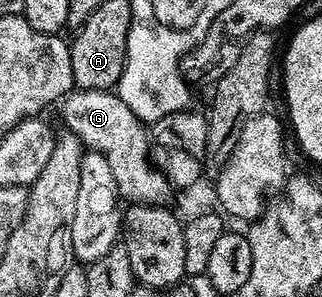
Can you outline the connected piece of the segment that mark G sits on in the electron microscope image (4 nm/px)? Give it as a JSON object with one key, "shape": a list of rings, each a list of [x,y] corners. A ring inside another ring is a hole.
{"shape":[[[81,88],[69,92],[59,108],[64,115],[63,127],[79,137],[85,149],[101,152],[106,162],[110,162],[116,188],[125,201],[161,206],[169,203],[168,195],[174,192],[173,185],[167,175],[159,176],[155,172],[157,169],[150,159],[150,143],[144,133],[145,125],[133,114],[130,106],[122,102],[119,94],[102,88]]]}

